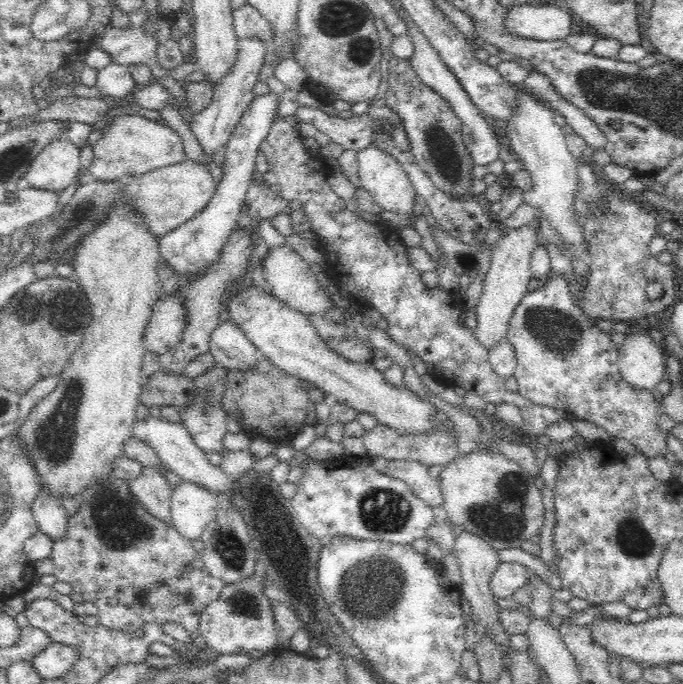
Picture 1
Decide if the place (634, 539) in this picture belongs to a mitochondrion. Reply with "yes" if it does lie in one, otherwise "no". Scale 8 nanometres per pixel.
yes

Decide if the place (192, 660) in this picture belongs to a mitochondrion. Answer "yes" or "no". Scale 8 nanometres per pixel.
no

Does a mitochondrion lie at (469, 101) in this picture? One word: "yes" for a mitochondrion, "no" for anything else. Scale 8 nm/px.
no

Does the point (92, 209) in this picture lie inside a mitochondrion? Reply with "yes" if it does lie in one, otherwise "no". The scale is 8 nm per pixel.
yes

